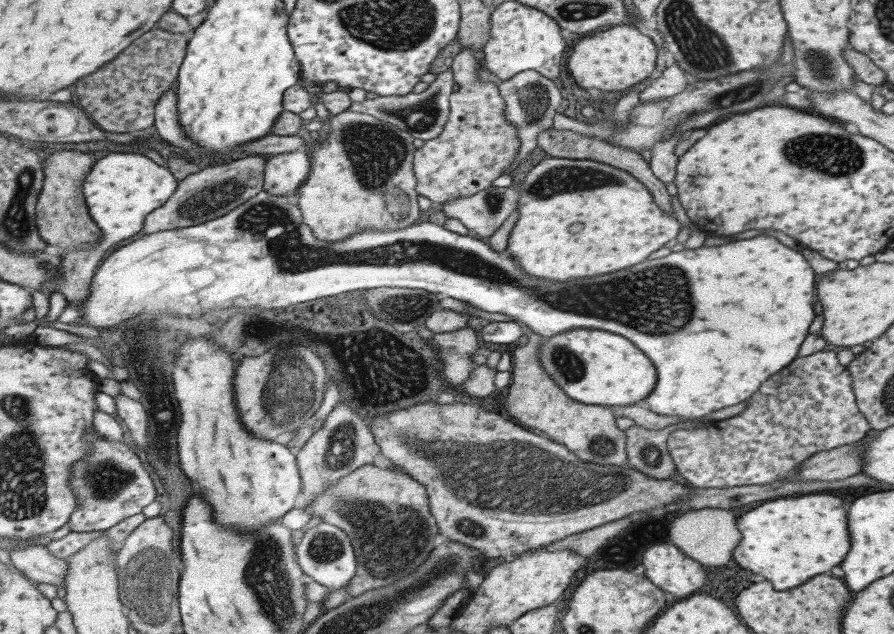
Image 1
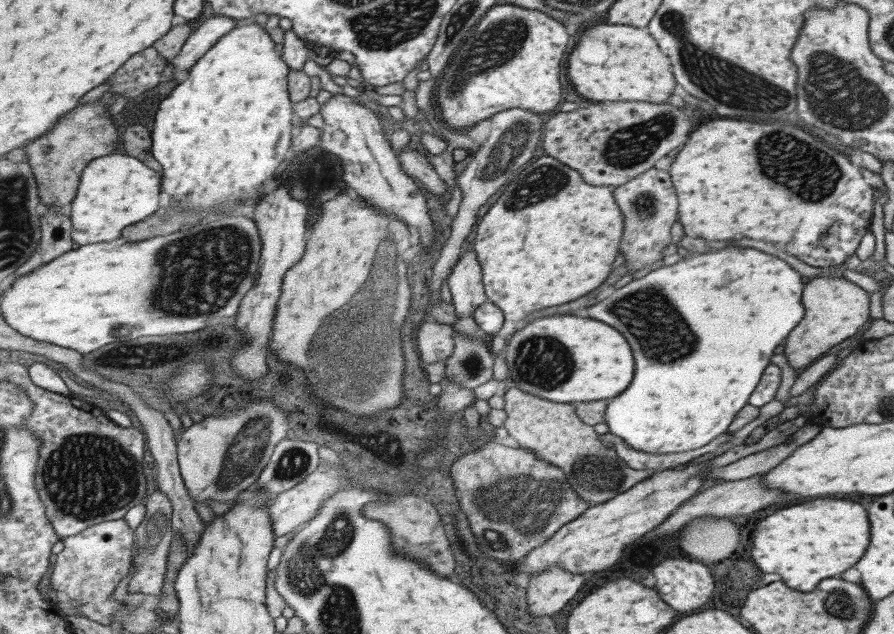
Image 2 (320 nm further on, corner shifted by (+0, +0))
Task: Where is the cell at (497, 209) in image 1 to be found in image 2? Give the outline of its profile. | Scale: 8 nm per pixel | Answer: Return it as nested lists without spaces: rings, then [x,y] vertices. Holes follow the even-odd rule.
[[[403,147],[402,153],[398,156],[402,168],[409,175],[421,181],[430,194],[441,196],[447,193],[447,186],[441,180],[441,176],[435,172],[431,162],[421,151]]]

